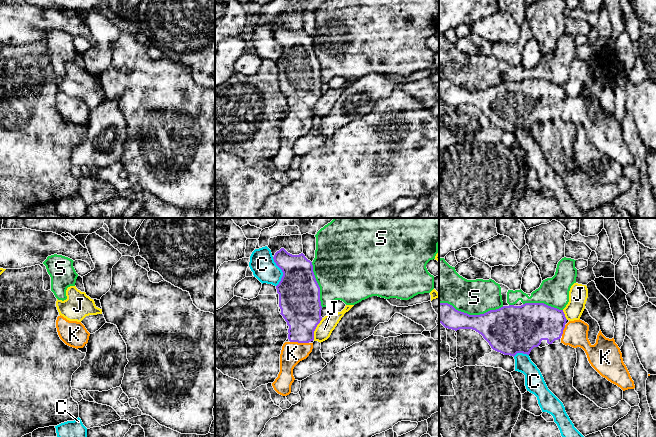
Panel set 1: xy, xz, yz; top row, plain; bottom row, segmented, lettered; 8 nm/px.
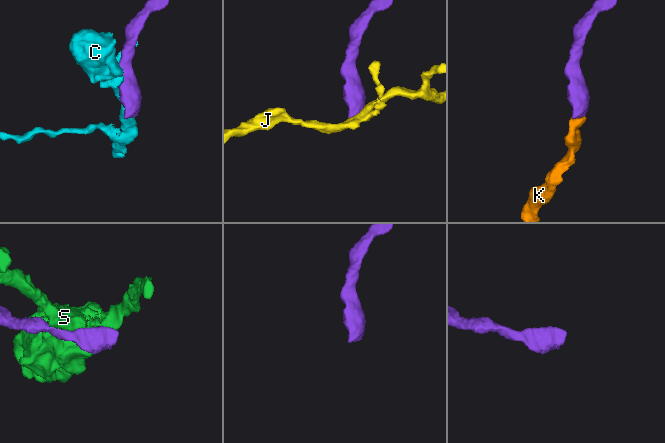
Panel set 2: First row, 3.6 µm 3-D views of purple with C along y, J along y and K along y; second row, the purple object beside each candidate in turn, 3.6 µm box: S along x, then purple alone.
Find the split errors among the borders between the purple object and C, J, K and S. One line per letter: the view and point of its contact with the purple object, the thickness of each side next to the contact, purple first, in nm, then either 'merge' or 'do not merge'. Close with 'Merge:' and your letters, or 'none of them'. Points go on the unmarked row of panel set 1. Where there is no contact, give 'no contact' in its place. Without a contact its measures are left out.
C: xz (282, 47) | 340/200 nm | do not merge
J: xz (315, 104) | 320/130 nm | do not merge
K: xz (299, 118) | 300/180 nm | merge
S: yz (471, 91) | 300/280 nm | do not merge
Merge: K

